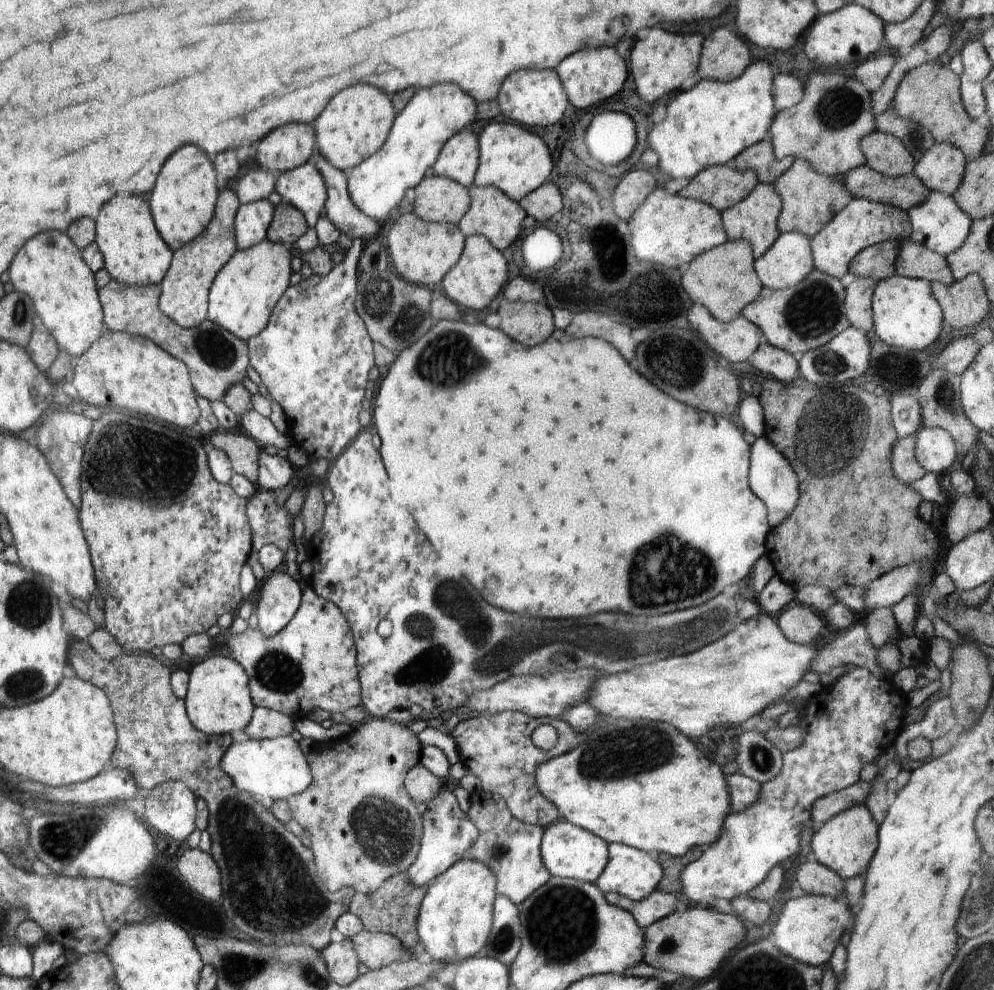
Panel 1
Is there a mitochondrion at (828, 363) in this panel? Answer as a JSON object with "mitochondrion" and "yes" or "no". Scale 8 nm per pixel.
{"mitochondrion":"yes"}

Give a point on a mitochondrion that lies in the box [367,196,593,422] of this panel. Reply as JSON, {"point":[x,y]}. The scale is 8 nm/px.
{"point":[451,350]}

